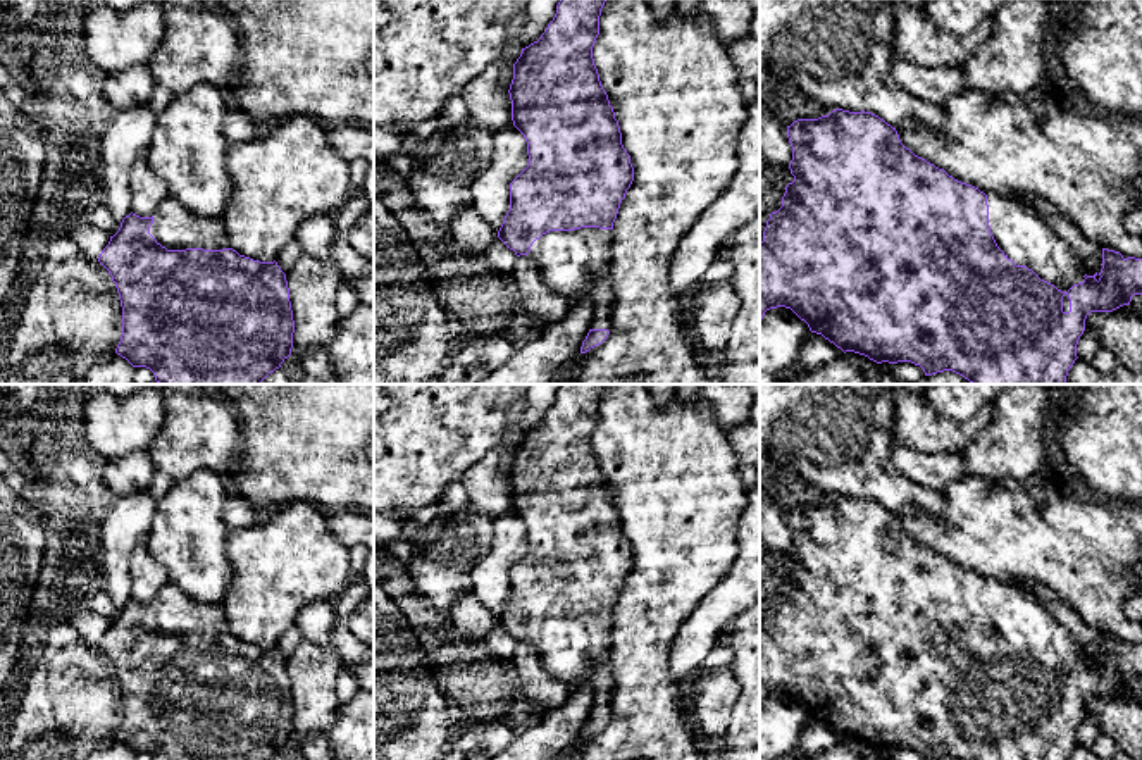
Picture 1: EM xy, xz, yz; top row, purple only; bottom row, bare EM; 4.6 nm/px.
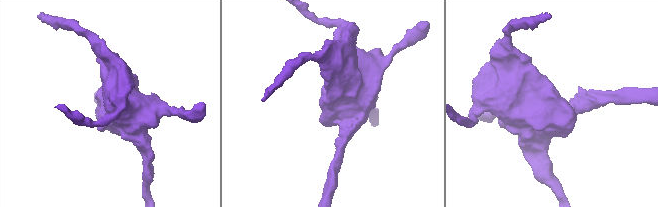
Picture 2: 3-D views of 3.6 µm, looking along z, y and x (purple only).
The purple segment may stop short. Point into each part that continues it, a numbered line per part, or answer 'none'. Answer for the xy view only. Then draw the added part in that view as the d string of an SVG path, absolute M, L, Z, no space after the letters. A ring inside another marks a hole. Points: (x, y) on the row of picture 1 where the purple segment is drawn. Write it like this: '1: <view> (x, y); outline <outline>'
1: xy (176, 228); outline M171 195L155 210L150 234L167 250L231 248L220 219L198 217Z

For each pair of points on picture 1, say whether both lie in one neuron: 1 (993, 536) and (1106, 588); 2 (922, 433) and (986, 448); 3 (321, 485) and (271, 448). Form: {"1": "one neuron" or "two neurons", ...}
{"1": "one neuron", "2": "two neurons", "3": "one neuron"}

